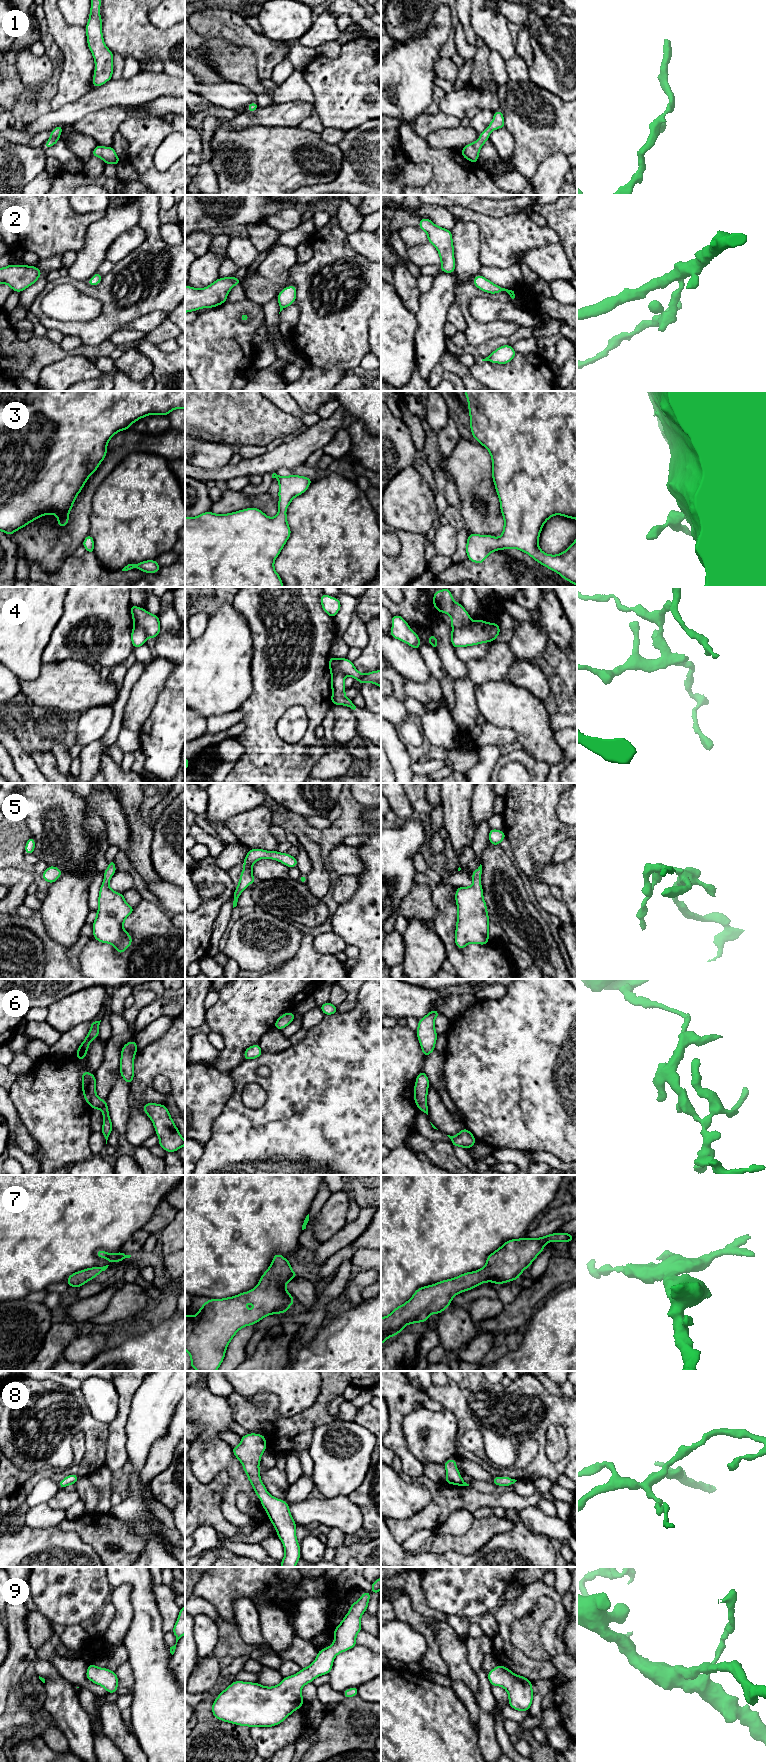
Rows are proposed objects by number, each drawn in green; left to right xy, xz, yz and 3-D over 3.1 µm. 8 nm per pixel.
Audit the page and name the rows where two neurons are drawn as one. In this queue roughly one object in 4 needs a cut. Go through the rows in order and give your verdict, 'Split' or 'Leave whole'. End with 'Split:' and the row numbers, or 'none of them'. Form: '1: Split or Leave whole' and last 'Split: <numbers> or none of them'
1: Leave whole
2: Leave whole
3: Leave whole
4: Split
5: Leave whole
6: Leave whole
7: Leave whole
8: Leave whole
9: Leave whole
Split: 4

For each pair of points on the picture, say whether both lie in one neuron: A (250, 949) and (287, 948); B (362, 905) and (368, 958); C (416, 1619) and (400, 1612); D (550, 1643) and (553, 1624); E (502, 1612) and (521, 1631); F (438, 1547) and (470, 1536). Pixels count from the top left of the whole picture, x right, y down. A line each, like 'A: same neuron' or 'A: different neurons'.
A: same neuron
B: same neuron
C: same neuron
D: same neuron
E: different neurons
F: same neuron

